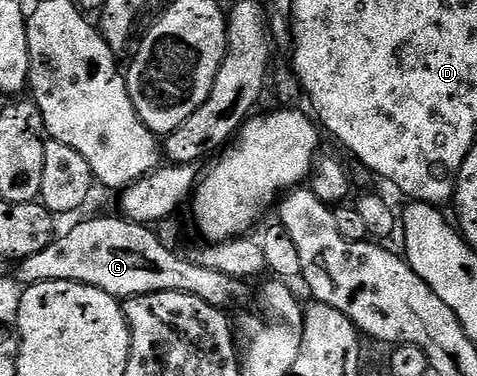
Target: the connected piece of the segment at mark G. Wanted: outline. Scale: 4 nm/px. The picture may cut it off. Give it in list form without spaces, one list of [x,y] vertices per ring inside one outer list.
[[[121,215],[90,217],[72,226],[63,237],[55,236],[44,251],[17,262],[19,286],[75,281],[119,299],[145,293],[187,293],[223,311],[249,307],[249,284],[243,278],[212,271],[212,267],[204,267],[191,258],[189,261],[170,249],[173,248],[149,225],[137,225]]]

